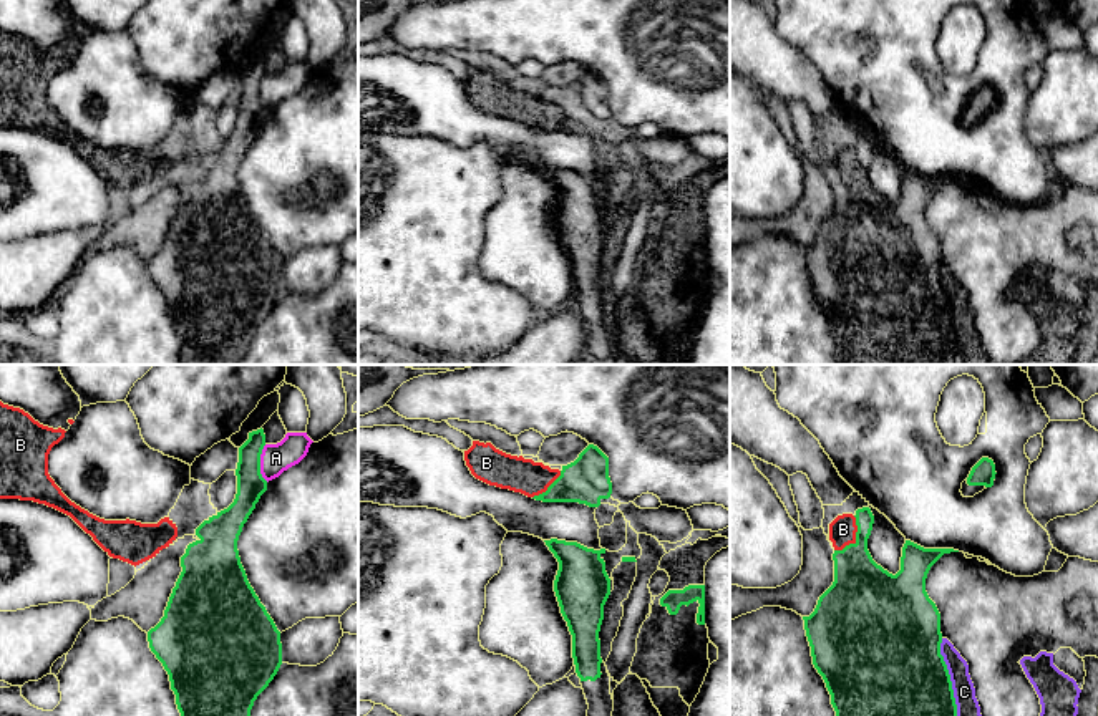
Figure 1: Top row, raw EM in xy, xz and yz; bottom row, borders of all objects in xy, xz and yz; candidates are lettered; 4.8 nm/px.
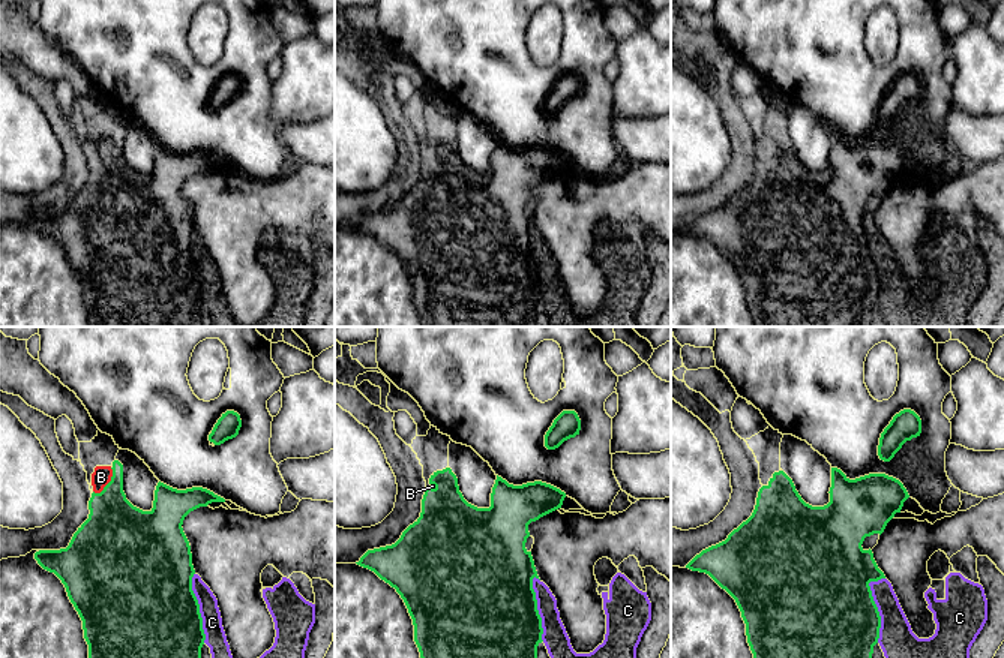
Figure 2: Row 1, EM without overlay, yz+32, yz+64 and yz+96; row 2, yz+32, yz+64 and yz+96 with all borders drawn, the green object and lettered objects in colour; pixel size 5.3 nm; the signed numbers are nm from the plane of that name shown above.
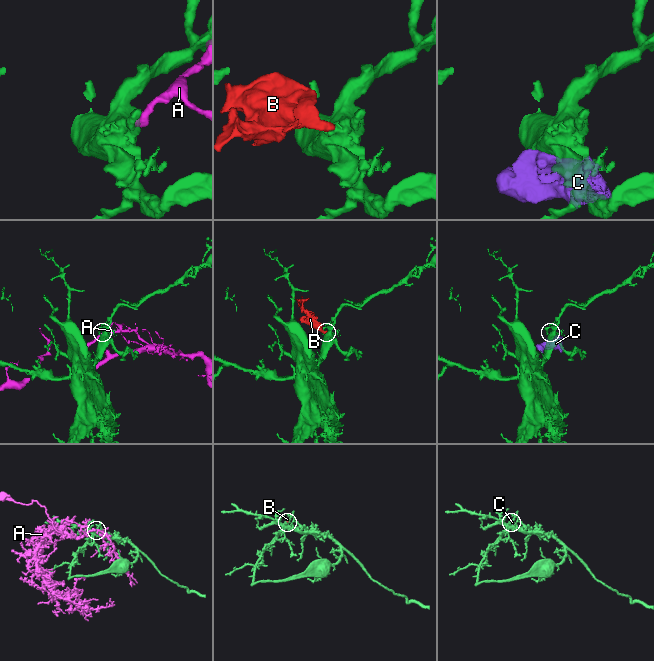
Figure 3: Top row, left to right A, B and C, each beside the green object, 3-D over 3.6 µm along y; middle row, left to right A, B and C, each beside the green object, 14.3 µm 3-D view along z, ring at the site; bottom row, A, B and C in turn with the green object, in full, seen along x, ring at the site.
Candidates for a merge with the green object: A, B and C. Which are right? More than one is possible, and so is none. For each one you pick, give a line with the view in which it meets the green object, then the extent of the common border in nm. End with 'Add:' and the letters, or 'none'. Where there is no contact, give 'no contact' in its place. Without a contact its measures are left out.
B: contact in yz; length 200 nm
Add: B

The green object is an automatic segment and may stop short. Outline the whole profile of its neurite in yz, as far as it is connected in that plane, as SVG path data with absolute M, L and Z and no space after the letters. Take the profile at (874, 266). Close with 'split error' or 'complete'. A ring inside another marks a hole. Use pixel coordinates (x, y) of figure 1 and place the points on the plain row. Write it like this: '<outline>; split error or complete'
M869 136L838 144L829 152L834 182L834 210L819 225L814 240L803 245L813 293L823 305L836 340L839 365L954 365L957 333L952 310L940 283L940 242L926 220L930 196L954 177L924 177L906 169L901 199L892 204L877 194L869 179L874 144Z; split error

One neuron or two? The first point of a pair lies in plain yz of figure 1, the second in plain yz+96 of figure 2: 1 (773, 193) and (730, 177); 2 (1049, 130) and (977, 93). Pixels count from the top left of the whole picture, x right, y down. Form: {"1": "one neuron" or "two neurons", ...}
{"1": "two neurons", "2": "one neuron"}

